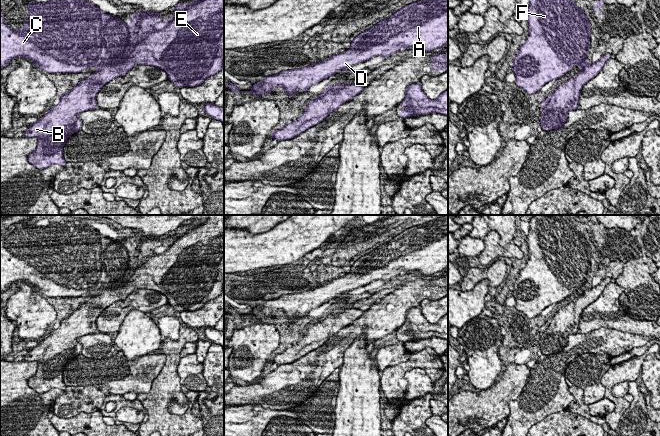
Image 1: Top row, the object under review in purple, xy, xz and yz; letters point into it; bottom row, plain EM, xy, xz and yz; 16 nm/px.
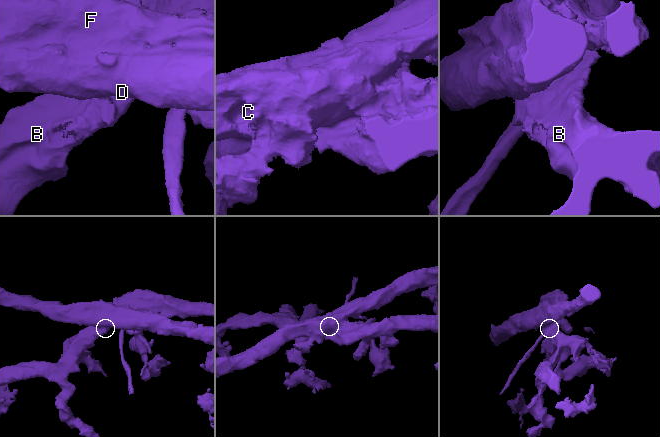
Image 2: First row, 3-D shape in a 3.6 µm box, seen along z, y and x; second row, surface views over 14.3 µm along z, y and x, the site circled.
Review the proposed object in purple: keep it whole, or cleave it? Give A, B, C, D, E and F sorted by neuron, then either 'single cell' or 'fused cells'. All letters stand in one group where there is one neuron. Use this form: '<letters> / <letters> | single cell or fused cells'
A C D F / B E | fused cells

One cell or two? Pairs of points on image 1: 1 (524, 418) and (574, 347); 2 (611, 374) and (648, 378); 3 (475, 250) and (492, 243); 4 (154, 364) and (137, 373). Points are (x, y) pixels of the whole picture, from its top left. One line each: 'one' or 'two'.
1: one
2: two
3: two
4: one

